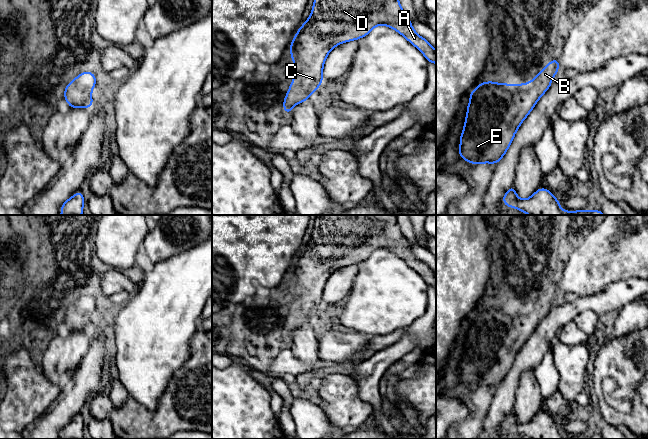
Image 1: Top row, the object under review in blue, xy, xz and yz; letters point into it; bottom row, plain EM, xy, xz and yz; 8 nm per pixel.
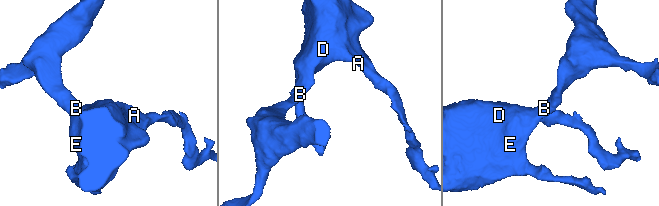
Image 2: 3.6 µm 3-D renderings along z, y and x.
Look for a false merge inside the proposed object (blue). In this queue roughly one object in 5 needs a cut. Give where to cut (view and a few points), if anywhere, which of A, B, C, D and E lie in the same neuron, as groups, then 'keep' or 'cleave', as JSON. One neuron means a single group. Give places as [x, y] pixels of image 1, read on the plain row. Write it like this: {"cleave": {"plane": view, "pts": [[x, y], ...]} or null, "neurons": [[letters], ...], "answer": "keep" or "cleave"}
{"cleave": null, "neurons": [["A", "B", "C", "D", "E"]], "answer": "keep"}

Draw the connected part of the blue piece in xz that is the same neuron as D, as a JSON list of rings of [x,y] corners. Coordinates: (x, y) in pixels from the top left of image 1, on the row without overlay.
[[[317,215],[311,239],[290,269],[296,297],[283,326],[284,337],[291,337],[296,328],[308,324],[322,308],[325,283],[335,270],[365,261],[379,249],[393,252],[419,273],[428,286],[436,288],[436,274],[412,251],[410,242],[401,232],[397,215]]]

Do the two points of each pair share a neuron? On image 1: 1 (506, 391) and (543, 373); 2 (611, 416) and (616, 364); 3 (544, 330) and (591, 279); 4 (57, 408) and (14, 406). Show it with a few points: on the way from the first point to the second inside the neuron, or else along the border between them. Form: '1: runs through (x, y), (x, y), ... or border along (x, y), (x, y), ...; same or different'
1: border along (548, 348), (542, 360), (533, 368); different
2: runs through (601, 402), (598, 392), (598, 378), (602, 374); same
3: border along (600, 291), (590, 295), (577, 296); different
4: border along (60, 388), (58, 396), (29, 423); different

